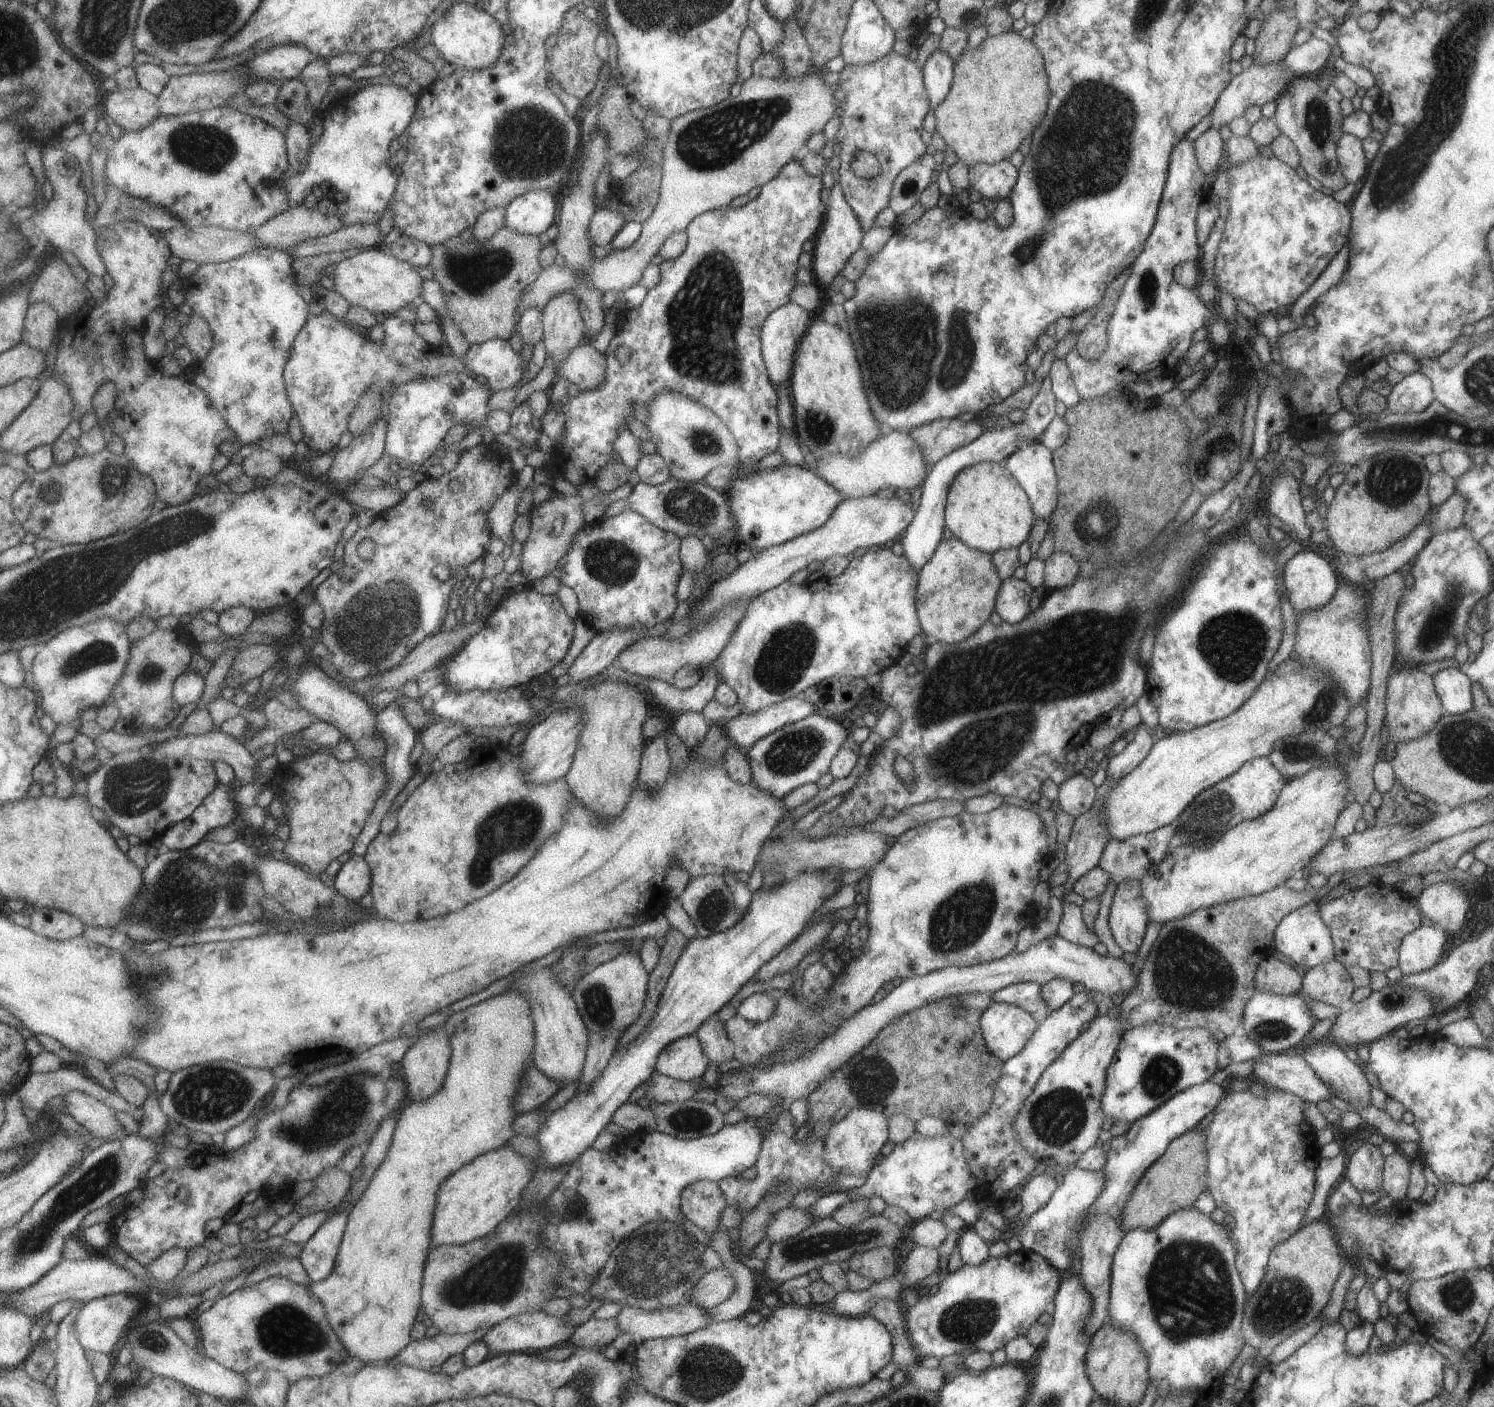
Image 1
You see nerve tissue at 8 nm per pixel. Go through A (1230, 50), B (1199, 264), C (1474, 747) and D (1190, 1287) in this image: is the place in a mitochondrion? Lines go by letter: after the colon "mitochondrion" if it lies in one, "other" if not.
A: other
B: other
C: mitochondrion
D: mitochondrion

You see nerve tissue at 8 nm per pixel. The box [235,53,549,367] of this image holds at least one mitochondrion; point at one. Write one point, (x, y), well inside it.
(474, 272)

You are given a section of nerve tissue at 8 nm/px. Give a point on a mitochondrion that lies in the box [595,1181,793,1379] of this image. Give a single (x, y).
(661, 1260)

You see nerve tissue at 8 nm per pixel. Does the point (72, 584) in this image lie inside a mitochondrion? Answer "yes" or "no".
yes

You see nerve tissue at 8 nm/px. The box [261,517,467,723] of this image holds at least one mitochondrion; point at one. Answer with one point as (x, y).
(375, 624)

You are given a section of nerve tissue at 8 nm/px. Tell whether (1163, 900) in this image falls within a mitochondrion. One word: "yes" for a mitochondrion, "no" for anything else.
no

